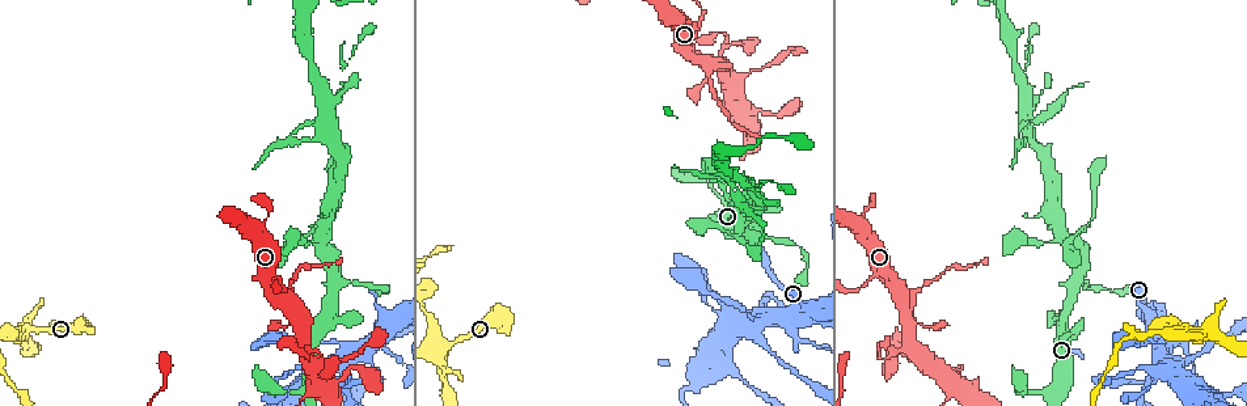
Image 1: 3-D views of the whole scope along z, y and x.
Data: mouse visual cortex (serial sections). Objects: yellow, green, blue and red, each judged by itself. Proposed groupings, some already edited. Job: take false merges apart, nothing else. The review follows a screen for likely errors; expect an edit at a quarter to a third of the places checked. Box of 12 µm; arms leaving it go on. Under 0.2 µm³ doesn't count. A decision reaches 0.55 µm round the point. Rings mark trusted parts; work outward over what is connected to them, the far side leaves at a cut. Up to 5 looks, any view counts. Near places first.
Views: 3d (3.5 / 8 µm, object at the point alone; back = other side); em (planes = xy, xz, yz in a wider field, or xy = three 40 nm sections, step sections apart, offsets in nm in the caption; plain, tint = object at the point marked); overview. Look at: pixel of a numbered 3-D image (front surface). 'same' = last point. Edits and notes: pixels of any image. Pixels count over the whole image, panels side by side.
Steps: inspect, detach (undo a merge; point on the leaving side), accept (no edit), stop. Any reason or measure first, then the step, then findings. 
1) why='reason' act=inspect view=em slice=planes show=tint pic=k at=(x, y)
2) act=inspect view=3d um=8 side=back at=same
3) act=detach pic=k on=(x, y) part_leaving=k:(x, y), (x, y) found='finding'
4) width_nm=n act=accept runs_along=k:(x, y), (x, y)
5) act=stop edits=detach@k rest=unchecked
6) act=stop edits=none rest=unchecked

why='branch point' act=inspect view=3d um=3.5 pic=1 at=(741, 231)

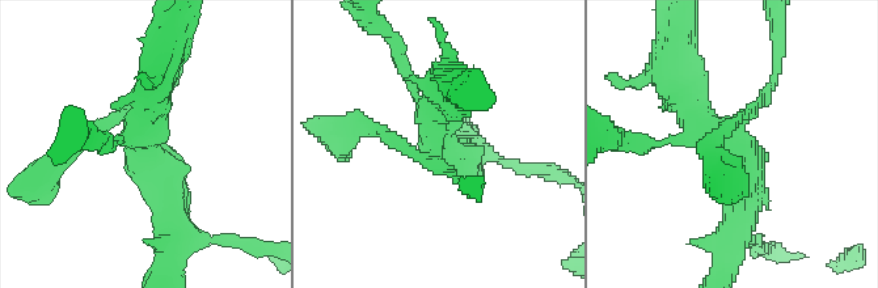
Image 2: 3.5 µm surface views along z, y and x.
why='need the tissue' act=inspect view=em slice=xy step=1 show=tint pic=2 at=(142, 149)

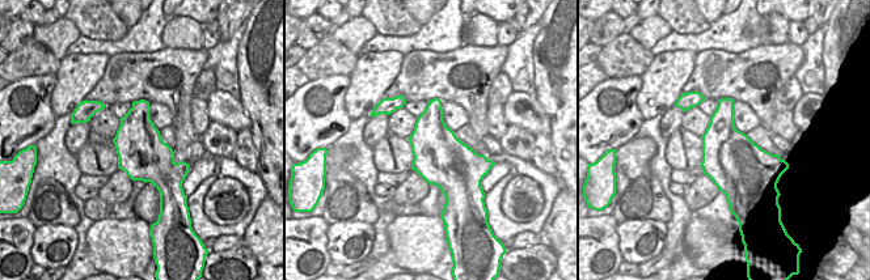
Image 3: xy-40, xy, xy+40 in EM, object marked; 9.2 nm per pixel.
act=accept runs_along=2:(737, 220), (747, 168), (674, 84) found='continuous, no second cell'

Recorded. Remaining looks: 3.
why='sharp bend' act=inspect view=3d um=8 pic=1 at=(439, 351)

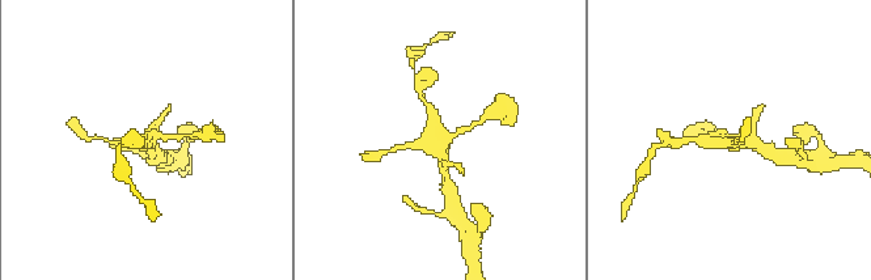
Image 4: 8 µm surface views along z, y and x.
why='zoom in' act=inspect view=3d um=3.5 pic=4 at=(441, 140)

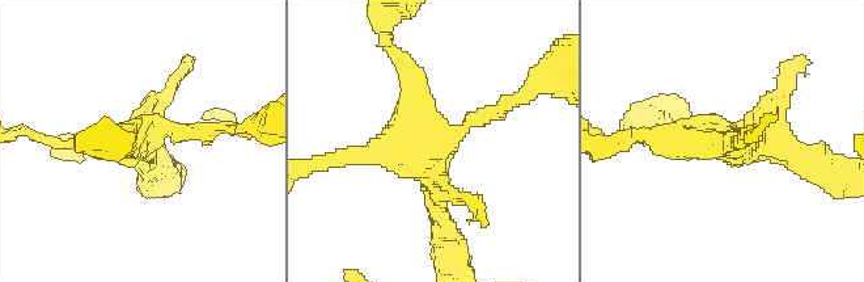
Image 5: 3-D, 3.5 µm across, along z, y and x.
act=inspect view=em slice=xy step=5 show=tint pic=5 at=(137, 135)

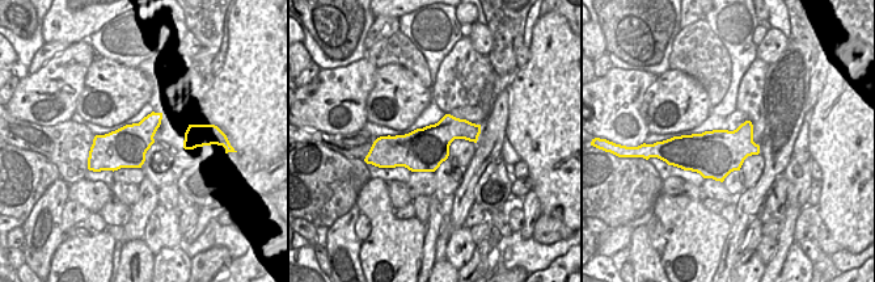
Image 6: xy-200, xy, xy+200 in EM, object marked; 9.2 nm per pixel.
act=accept runs_along=5:(509, 102), (432, 143), (405, 66) found='all the same cell'

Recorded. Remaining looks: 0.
act=stop edits=none rest=unchecked

